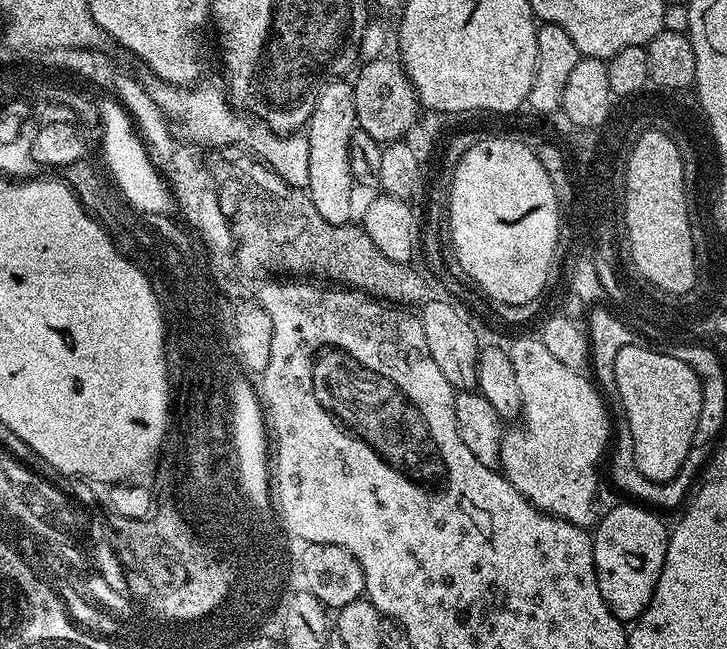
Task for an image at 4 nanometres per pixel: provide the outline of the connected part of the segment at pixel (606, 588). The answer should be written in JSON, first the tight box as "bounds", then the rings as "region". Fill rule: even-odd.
{"bounds":[591,502,669,622],"region":[[[624,502],[617,508],[612,508],[595,525],[596,532],[591,533],[592,549],[594,550],[594,566],[598,574],[598,590],[602,590],[602,598],[606,606],[619,620],[635,622],[650,606],[654,598],[654,590],[658,586],[658,578],[662,574],[662,566],[666,562],[669,529],[655,516],[657,513],[651,507],[641,506],[636,502]]]}

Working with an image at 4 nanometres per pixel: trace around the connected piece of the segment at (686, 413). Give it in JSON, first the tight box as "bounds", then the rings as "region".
{"bounds":[614,342,702,484],"region":[[[635,342],[626,345],[624,349],[618,350],[618,354],[614,358],[614,378],[618,386],[618,394],[620,401],[624,407],[626,418],[630,422],[630,434],[634,438],[634,462],[638,462],[638,470],[640,475],[650,478],[654,482],[661,484],[667,480],[673,480],[678,474],[678,470],[682,470],[682,466],[686,462],[688,456],[693,455],[694,445],[696,444],[696,431],[698,430],[698,414],[701,413],[702,407],[702,386],[700,385],[700,377],[694,374],[694,370],[684,360],[669,352],[655,352],[655,347],[646,346],[650,348],[643,348],[640,342]]]}

